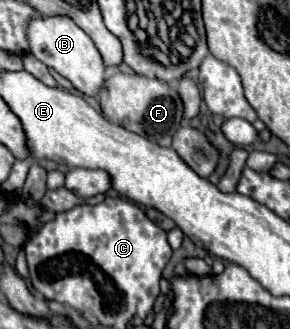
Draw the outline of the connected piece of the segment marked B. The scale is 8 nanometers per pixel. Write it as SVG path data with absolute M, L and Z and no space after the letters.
M64 16L32 20L28 24L28 42L30 42L30 54L34 54L48 68L54 68L60 76L70 80L80 94L98 96L102 92L106 80L104 60L94 42L72 20Z

